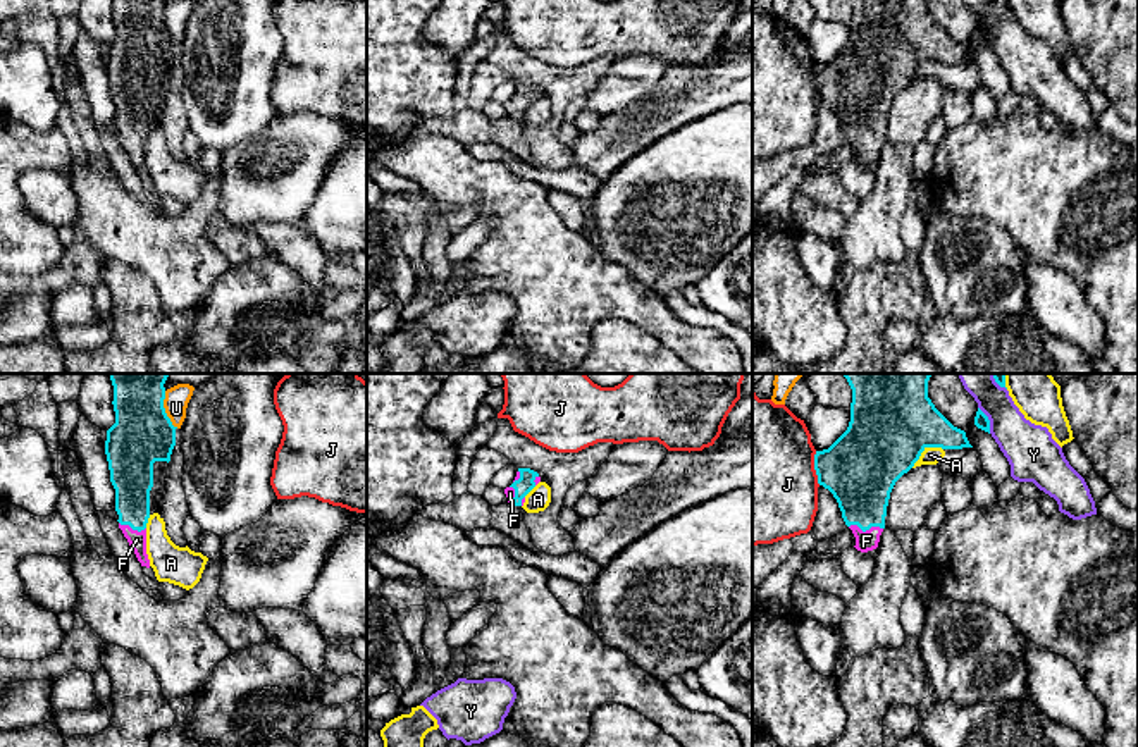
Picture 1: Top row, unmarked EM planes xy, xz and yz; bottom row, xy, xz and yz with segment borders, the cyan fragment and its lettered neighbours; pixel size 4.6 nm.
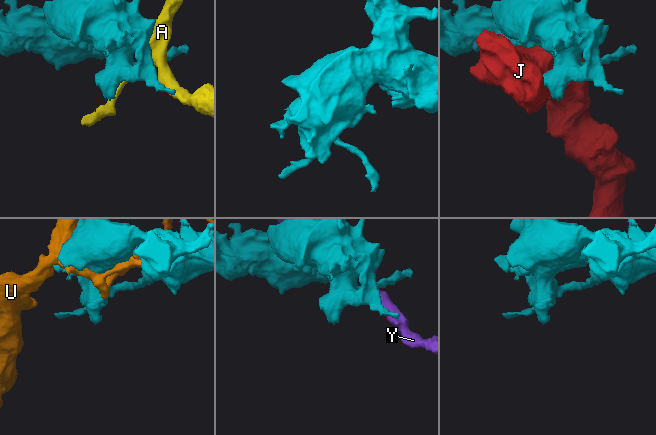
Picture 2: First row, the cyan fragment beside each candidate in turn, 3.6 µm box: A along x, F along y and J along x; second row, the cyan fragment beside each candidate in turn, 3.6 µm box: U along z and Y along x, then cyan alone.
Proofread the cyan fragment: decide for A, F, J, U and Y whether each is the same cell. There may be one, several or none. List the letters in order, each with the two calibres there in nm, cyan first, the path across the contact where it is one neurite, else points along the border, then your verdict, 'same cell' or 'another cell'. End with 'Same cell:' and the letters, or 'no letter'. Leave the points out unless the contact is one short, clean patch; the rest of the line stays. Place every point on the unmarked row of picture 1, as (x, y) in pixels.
A: 380/80 nm | another cell
F: 320/100 nm | across yz (861, 90), (866, 143), (866, 155) | same cell
J: 360/500 nm | another cell
U: 280/110 nm | another cell
Y: 70/240 nm | another cell
Same cell: F

